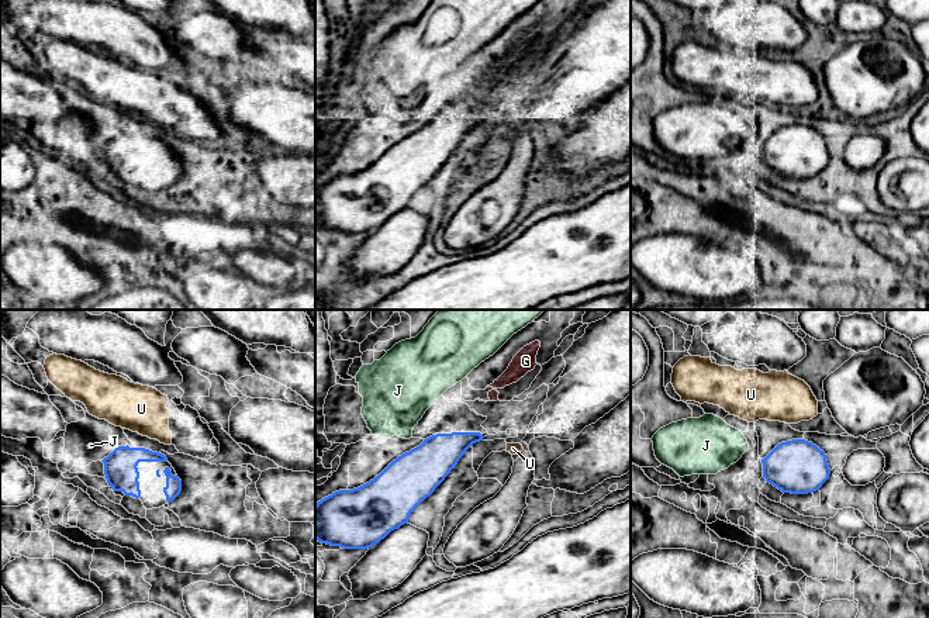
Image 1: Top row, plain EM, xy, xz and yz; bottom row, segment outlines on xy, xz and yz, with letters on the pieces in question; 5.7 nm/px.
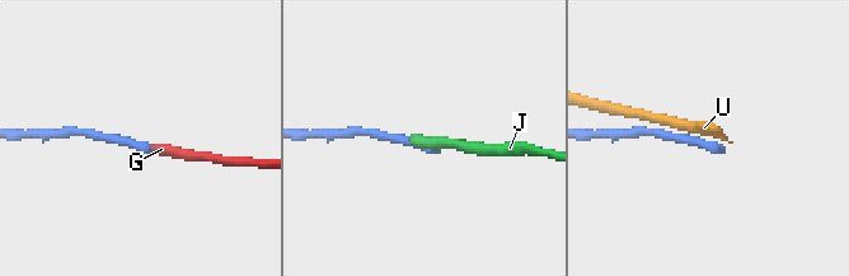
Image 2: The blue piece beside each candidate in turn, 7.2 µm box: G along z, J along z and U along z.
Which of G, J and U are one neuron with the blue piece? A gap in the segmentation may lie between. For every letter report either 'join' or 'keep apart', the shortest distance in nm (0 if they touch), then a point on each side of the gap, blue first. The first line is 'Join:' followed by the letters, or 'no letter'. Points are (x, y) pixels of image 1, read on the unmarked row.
Join: G
G: join | 100 nm | xz (477, 117), (477, 99)
J: keep apart | 60 nm | xz (417, 131), (411, 121)
U: keep apart | 60 nm | xy (156, 137), (161, 127)

